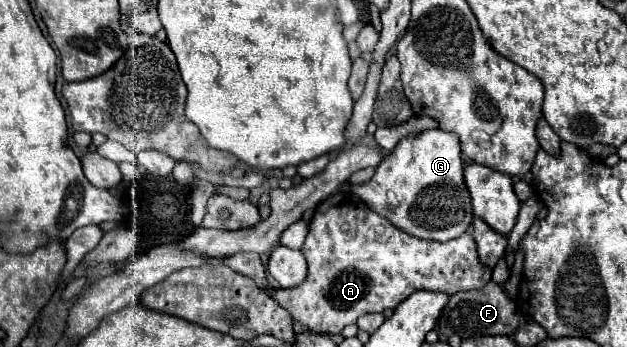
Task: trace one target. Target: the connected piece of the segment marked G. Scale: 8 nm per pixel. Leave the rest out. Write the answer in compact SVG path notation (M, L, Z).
M425 129L417 135L403 137L397 147L375 167L375 175L371 181L361 185L351 185L351 191L359 195L373 211L389 219L395 227L419 237L419 239L433 239L433 241L449 241L463 235L471 221L471 195L467 191L463 179L463 161L461 161L461 147L459 137L455 133L443 129Z

